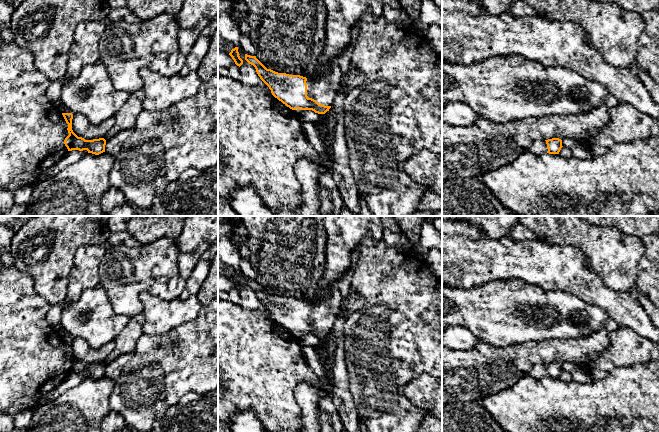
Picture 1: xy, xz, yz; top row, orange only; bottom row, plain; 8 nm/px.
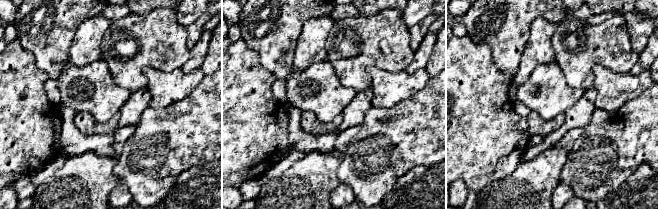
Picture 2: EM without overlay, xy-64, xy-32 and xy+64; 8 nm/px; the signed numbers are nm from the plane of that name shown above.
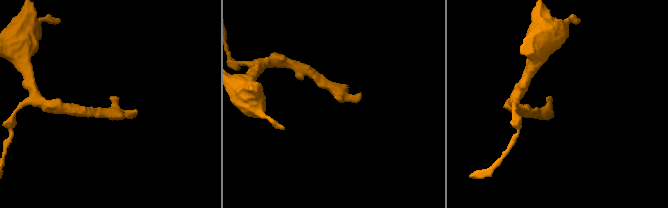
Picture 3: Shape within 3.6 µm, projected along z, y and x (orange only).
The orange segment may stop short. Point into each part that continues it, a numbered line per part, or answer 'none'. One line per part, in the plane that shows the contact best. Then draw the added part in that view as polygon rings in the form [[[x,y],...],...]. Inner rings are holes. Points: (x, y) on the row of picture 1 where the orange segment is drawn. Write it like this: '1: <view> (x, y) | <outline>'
1: xz (324, 90) | [[[350,63],[348,75],[344,77],[341,69],[336,64],[328,77],[315,80],[307,79],[307,96],[316,100],[319,104],[332,106],[343,81],[351,89],[363,83],[364,75]]]

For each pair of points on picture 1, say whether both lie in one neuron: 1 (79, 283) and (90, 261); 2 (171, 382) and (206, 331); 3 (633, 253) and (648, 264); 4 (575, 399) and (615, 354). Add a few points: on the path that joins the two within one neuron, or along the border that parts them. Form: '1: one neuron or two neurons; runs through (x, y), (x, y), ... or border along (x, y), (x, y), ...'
1: one neuron; runs through (81, 278), (84, 275), (86, 266)
2: one neuron; runs through (178, 369), (203, 344)
3: two neurons; border along (641, 237), (643, 255), (638, 264), (635, 281)
4: two neurons; border along (612, 370), (603, 378), (591, 381)

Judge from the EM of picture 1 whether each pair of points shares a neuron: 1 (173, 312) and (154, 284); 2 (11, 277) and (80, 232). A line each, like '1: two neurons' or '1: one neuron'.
1: two neurons
2: two neurons

